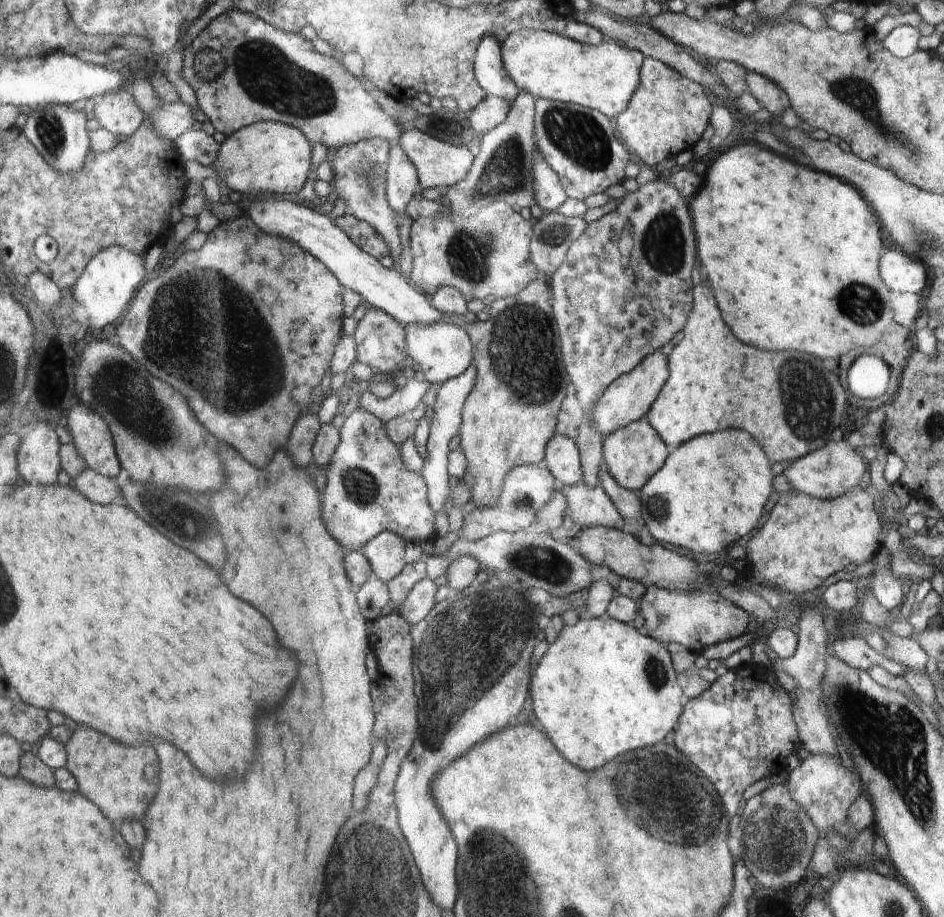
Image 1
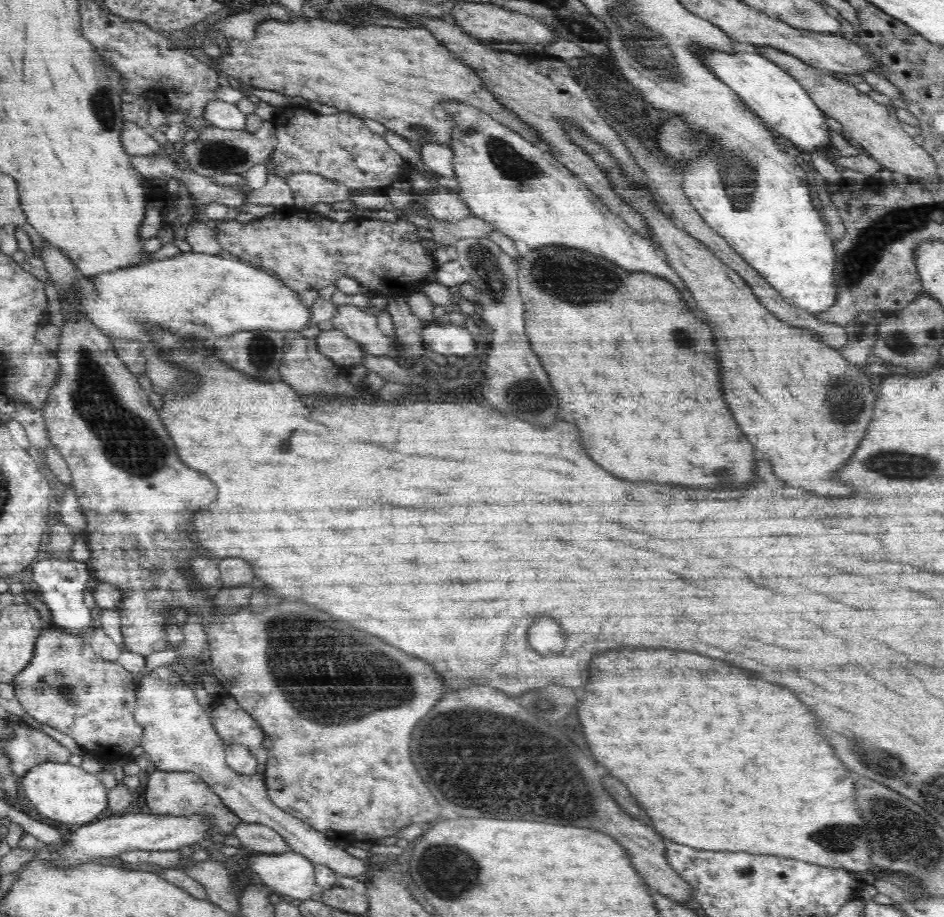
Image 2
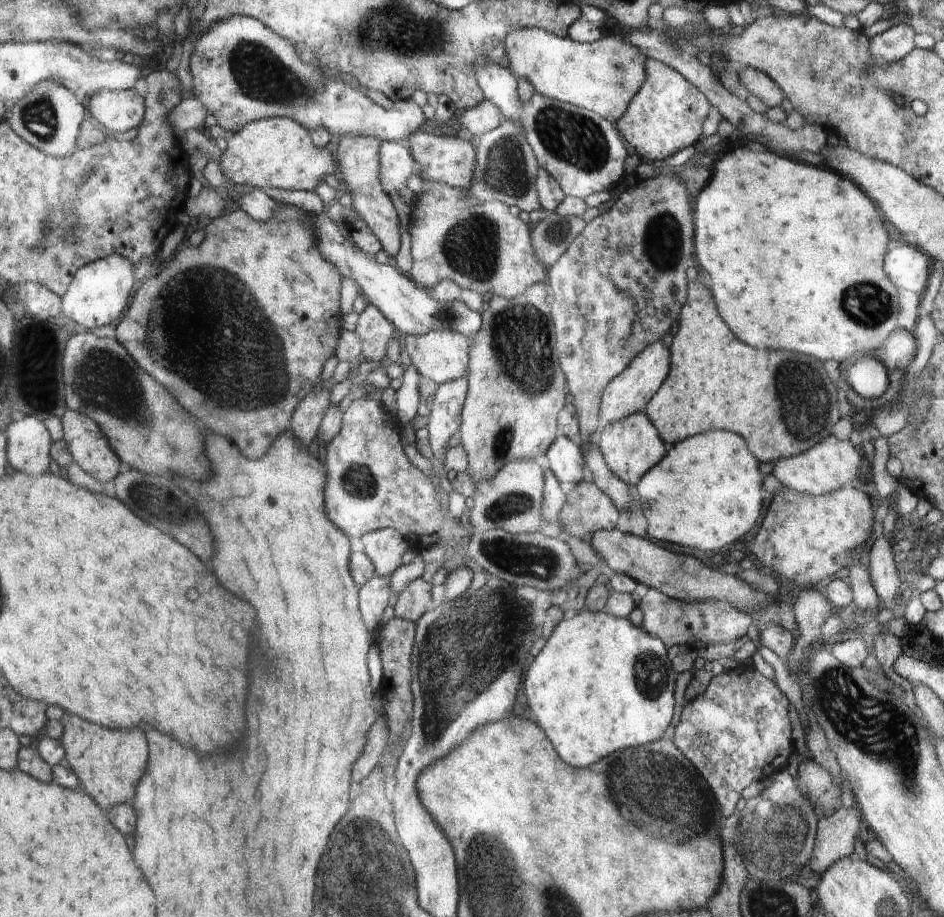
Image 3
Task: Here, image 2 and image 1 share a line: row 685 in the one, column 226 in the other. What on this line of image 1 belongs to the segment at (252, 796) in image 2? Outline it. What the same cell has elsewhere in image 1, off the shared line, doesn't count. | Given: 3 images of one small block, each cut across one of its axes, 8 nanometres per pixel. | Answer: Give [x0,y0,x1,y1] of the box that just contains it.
[213,121,316,197]

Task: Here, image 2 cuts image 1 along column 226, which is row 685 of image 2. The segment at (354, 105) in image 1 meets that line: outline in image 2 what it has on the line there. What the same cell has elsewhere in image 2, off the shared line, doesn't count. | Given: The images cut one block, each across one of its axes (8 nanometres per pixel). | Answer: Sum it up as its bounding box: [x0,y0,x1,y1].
[12,627,142,759]

